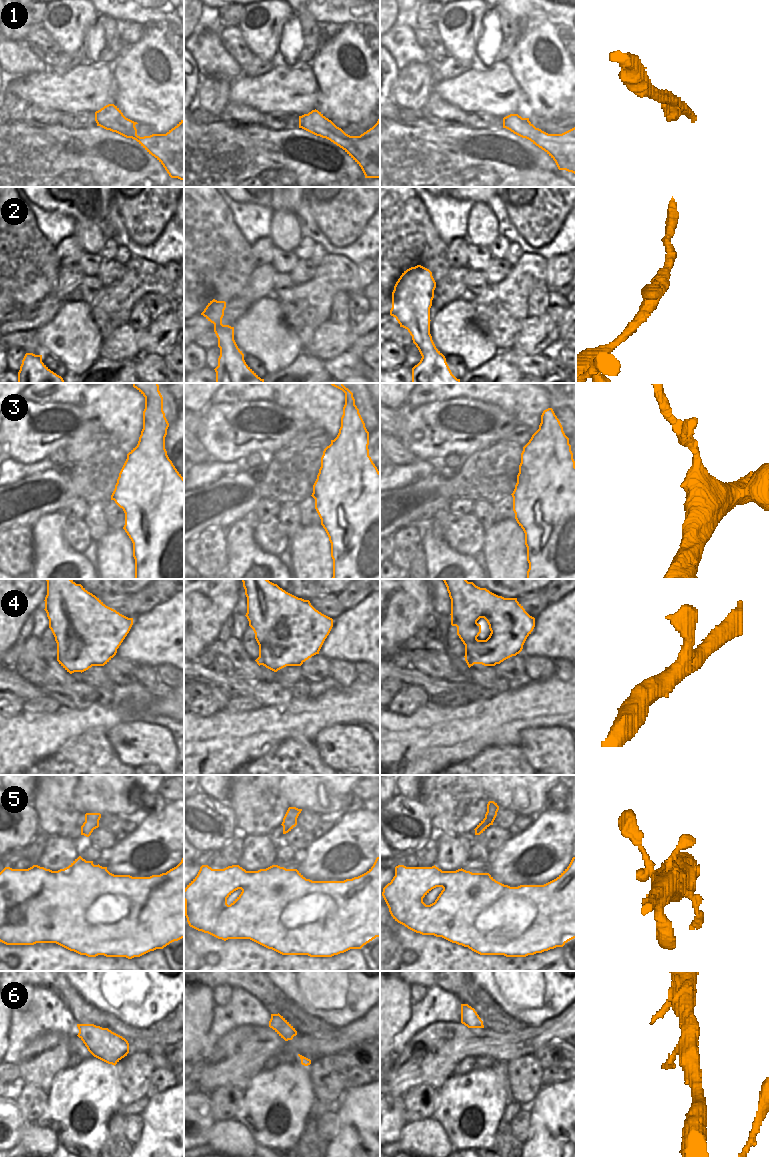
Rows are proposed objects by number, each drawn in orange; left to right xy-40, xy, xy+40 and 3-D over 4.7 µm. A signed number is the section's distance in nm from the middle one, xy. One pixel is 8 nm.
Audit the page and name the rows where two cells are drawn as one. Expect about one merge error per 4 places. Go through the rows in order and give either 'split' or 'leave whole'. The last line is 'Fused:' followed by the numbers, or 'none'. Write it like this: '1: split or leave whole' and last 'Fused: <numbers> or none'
1: leave whole
2: leave whole
3: split
4: leave whole
5: leave whole
6: leave whole
Fused: 3

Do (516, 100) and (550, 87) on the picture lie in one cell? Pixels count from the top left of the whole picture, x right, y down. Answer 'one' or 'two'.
two

